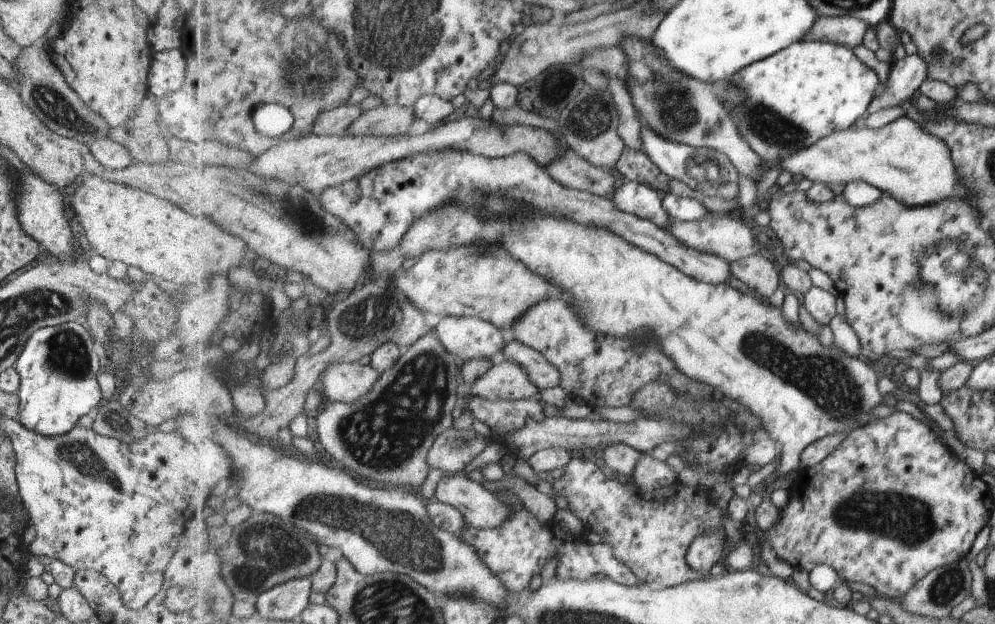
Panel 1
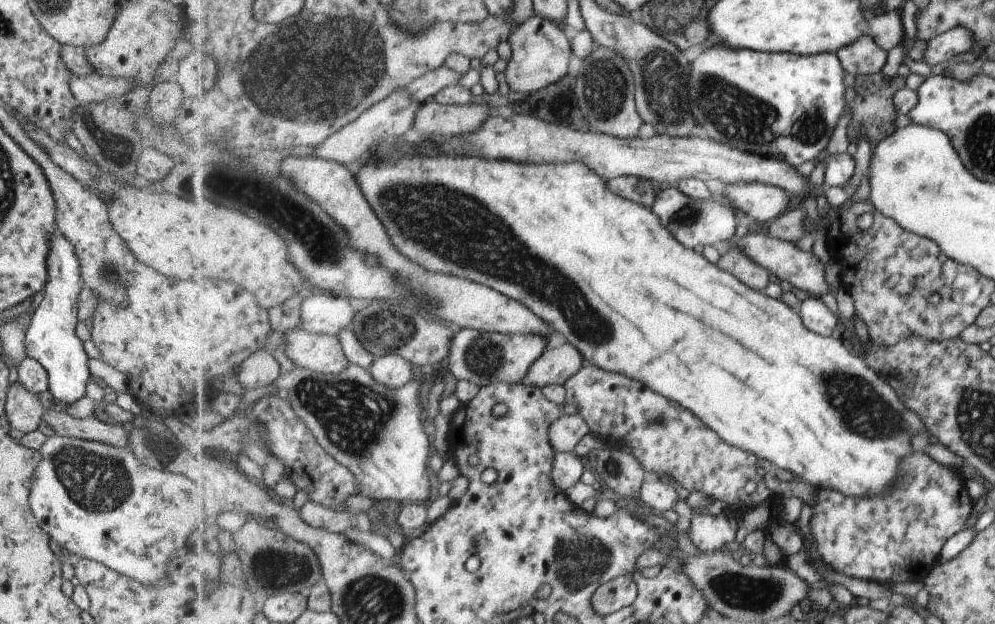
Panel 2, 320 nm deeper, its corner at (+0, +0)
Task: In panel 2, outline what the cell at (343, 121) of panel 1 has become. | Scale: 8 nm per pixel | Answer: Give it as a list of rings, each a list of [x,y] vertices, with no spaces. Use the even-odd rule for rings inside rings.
[[[443,66],[438,71],[426,73],[422,80],[415,81],[406,89],[415,102],[424,103],[427,98],[435,98],[441,90],[449,86],[456,86],[461,80],[461,74]]]

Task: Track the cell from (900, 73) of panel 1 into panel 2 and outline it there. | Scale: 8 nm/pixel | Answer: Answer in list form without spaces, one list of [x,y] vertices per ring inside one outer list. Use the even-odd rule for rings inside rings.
[[[955,26],[954,29],[925,42],[925,47],[922,47],[924,50],[922,61],[934,70],[936,64],[949,61],[957,54],[971,51],[971,46],[973,34],[963,26]]]

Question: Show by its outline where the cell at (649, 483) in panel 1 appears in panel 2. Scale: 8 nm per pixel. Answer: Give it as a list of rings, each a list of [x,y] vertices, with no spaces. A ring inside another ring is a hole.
[[[649,476],[643,482],[639,498],[647,505],[648,510],[656,514],[667,512],[667,510],[673,511],[675,504],[681,500],[675,487]]]

